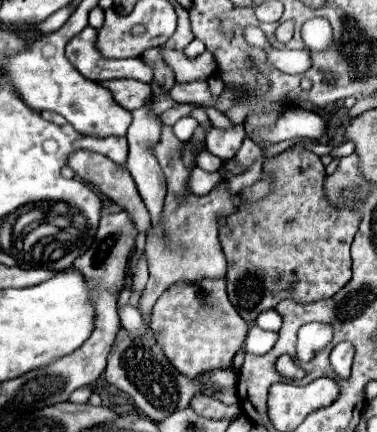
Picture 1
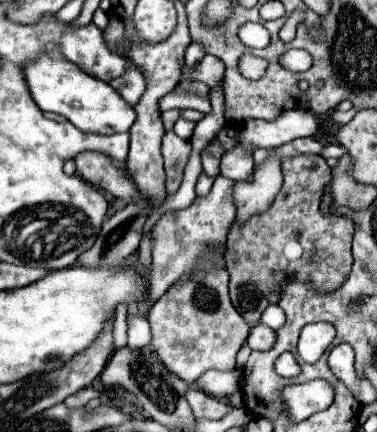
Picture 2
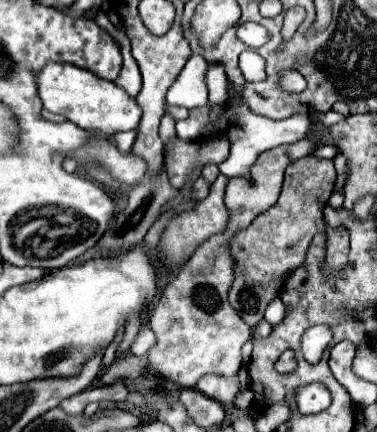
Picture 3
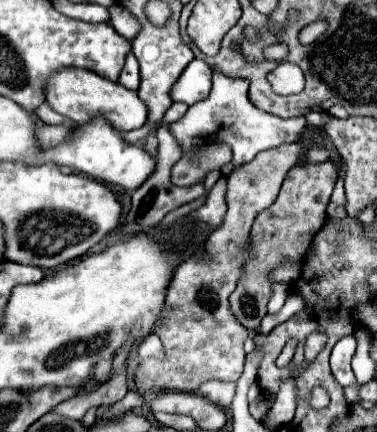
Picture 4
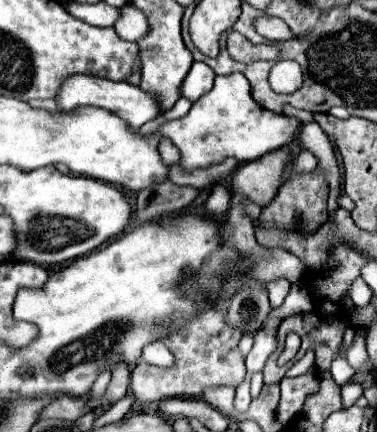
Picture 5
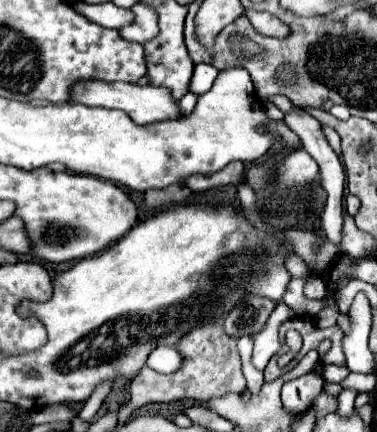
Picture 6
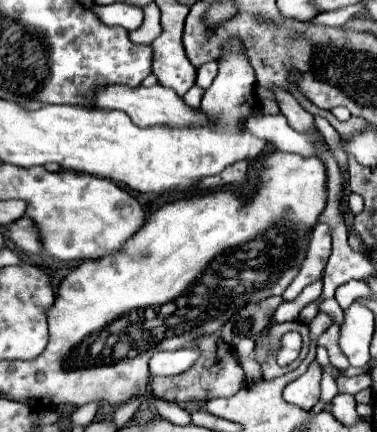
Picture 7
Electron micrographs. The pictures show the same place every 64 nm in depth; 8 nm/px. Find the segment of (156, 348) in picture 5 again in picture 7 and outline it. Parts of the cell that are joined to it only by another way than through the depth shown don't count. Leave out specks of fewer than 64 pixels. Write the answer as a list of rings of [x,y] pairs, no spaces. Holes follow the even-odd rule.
[[[180,348],[180,350],[164,350],[154,352],[150,358],[150,372],[154,376],[174,376],[188,370],[198,358],[198,348]]]

